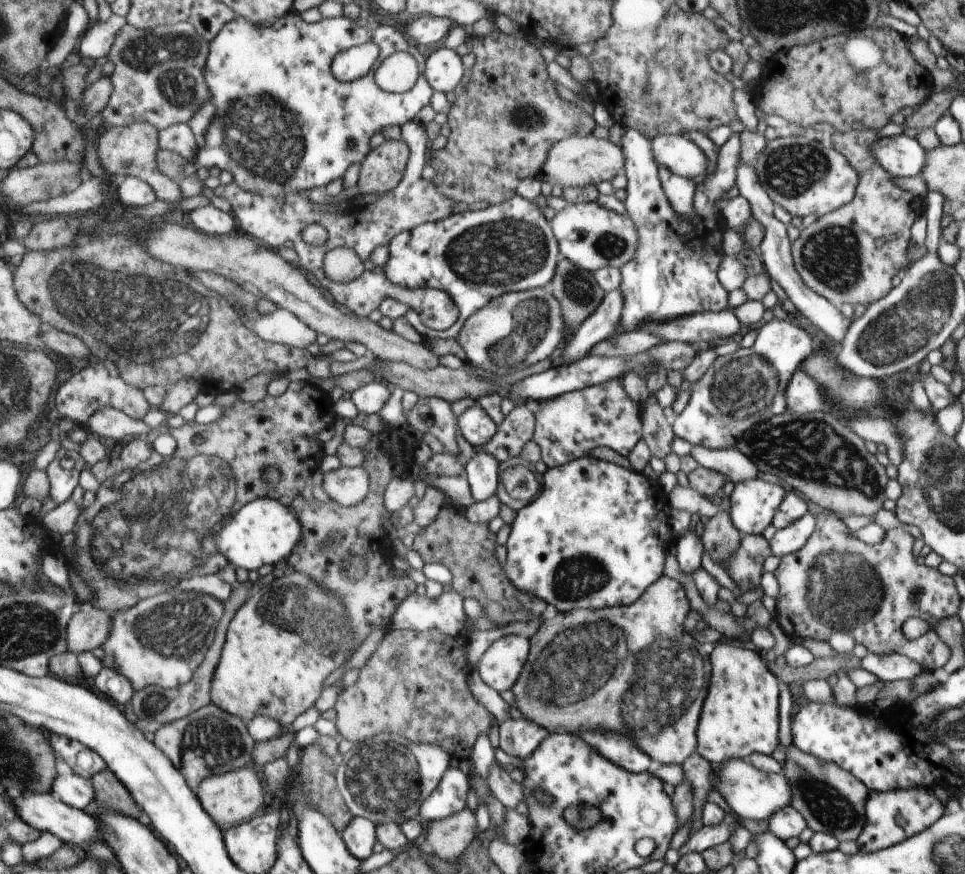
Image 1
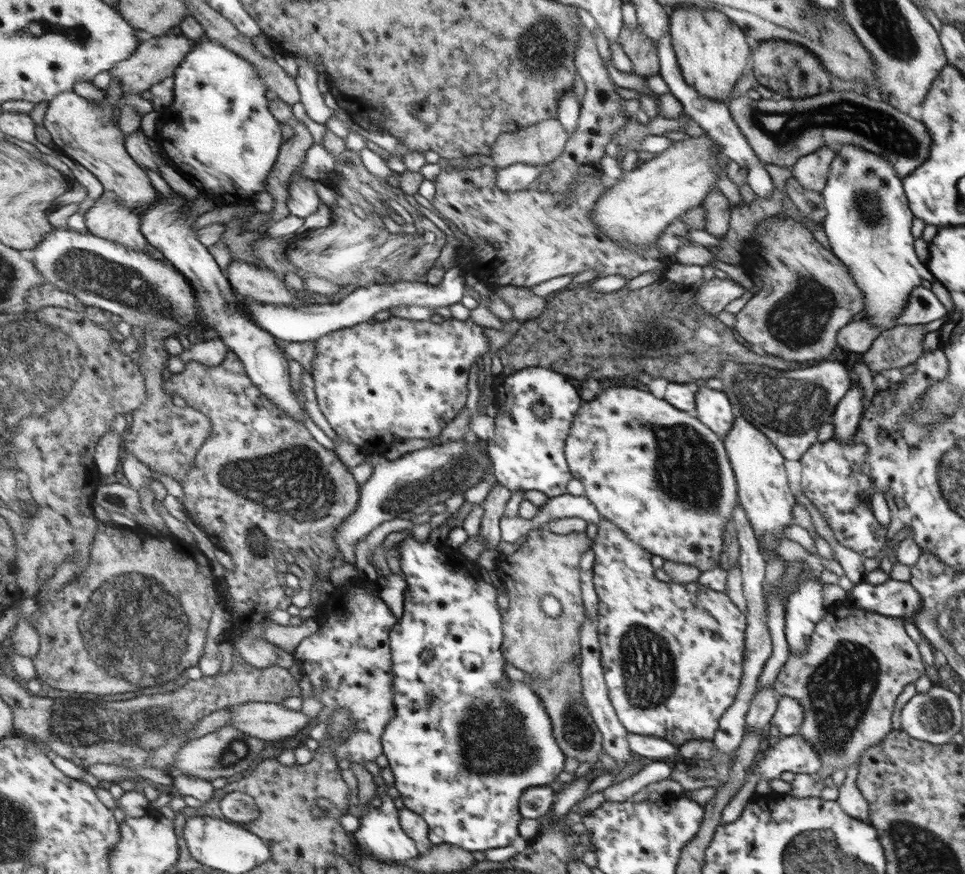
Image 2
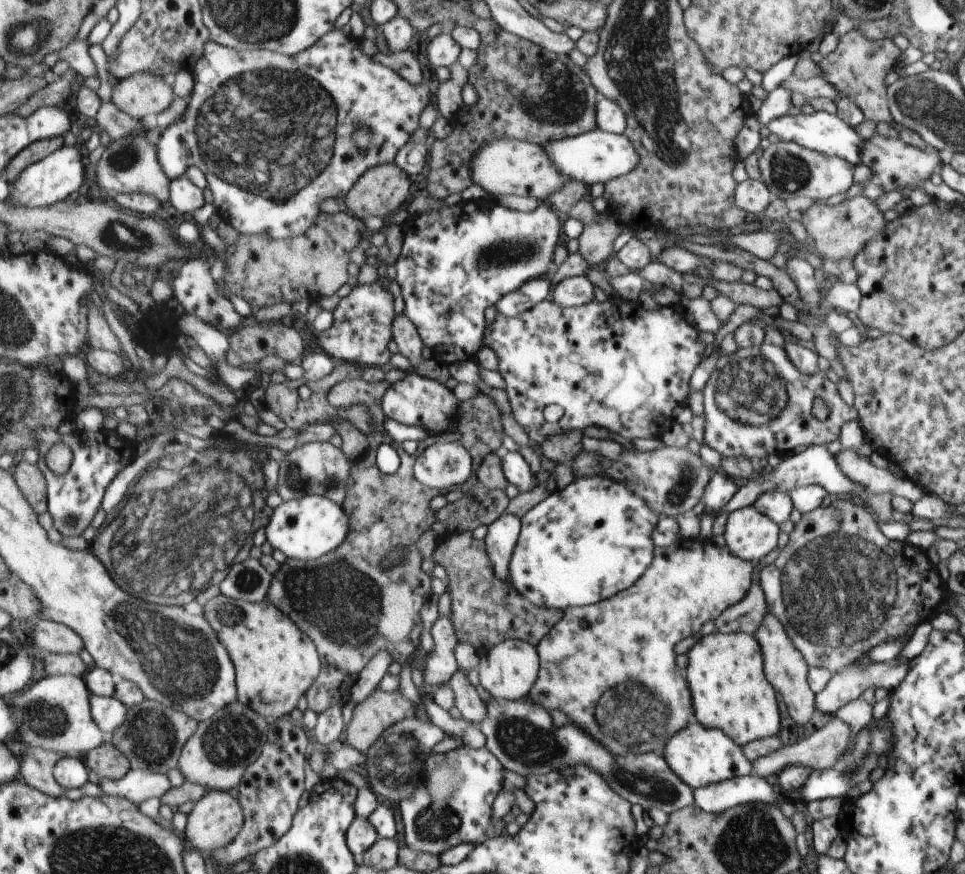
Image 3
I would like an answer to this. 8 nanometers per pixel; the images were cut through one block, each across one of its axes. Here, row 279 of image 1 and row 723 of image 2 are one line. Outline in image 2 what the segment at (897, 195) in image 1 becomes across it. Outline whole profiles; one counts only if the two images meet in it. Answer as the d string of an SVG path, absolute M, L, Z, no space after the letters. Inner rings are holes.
M841 606L838 609L832 611L828 610L826 616L816 625L816 630L811 637L811 644L808 644L807 652L802 653L789 653L786 663L781 668L776 681L773 683L773 688L782 695L782 697L788 696L800 702L804 719L800 726L799 734L808 742L812 749L818 754L823 766L830 766L835 771L848 770L854 764L859 764L862 761L862 757L874 746L880 745L888 735L888 732L892 730L892 714L894 714L894 704L898 700L898 694L904 690L904 686L914 683L914 680L918 680L926 670L926 664L922 662L920 658L920 652L914 644L914 640L904 632L904 624L900 617L884 616L876 612L867 611L866 609L860 609L860 607L844 607Z

